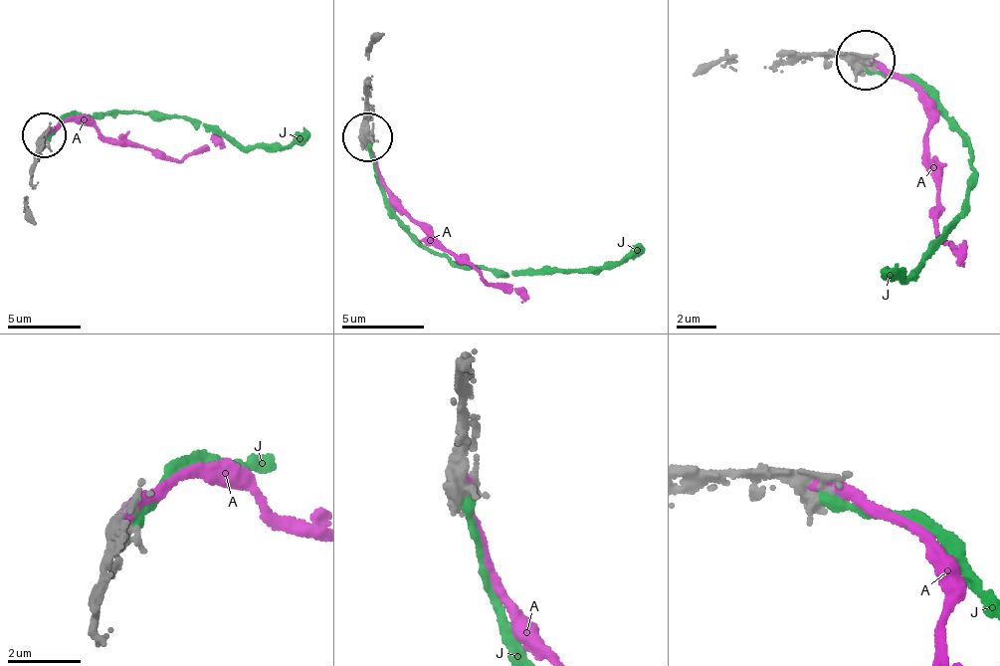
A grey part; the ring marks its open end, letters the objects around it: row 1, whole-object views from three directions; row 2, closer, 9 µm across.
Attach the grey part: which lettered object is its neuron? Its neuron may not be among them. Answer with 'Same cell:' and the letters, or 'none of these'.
Same cell: A

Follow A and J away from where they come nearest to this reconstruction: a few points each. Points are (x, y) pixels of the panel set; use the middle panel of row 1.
A: (365, 135), (394, 200), (414, 221), (430, 223), (439, 242), (466, 254), (482, 276), (517, 290), (527, 300)
J: (365, 139), (376, 184), (424, 246), (452, 259), (515, 273), (561, 269), (593, 273), (646, 248)

